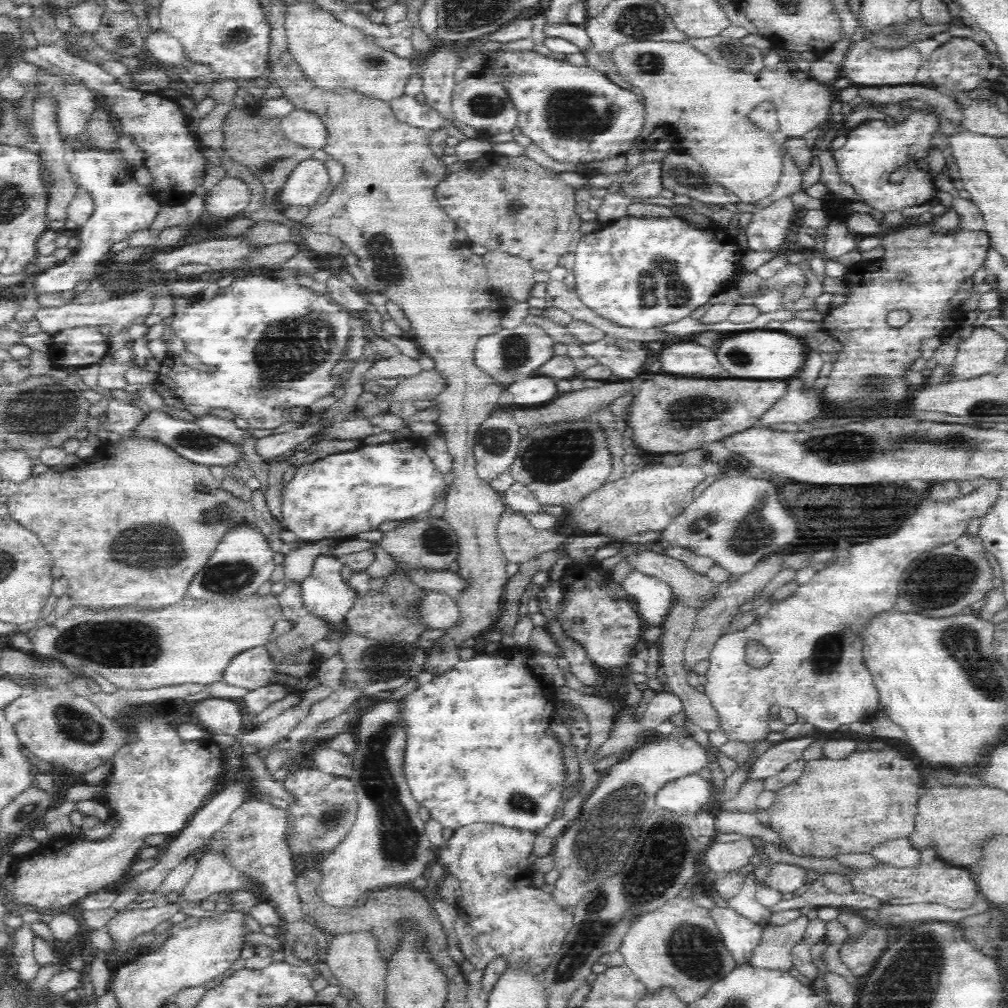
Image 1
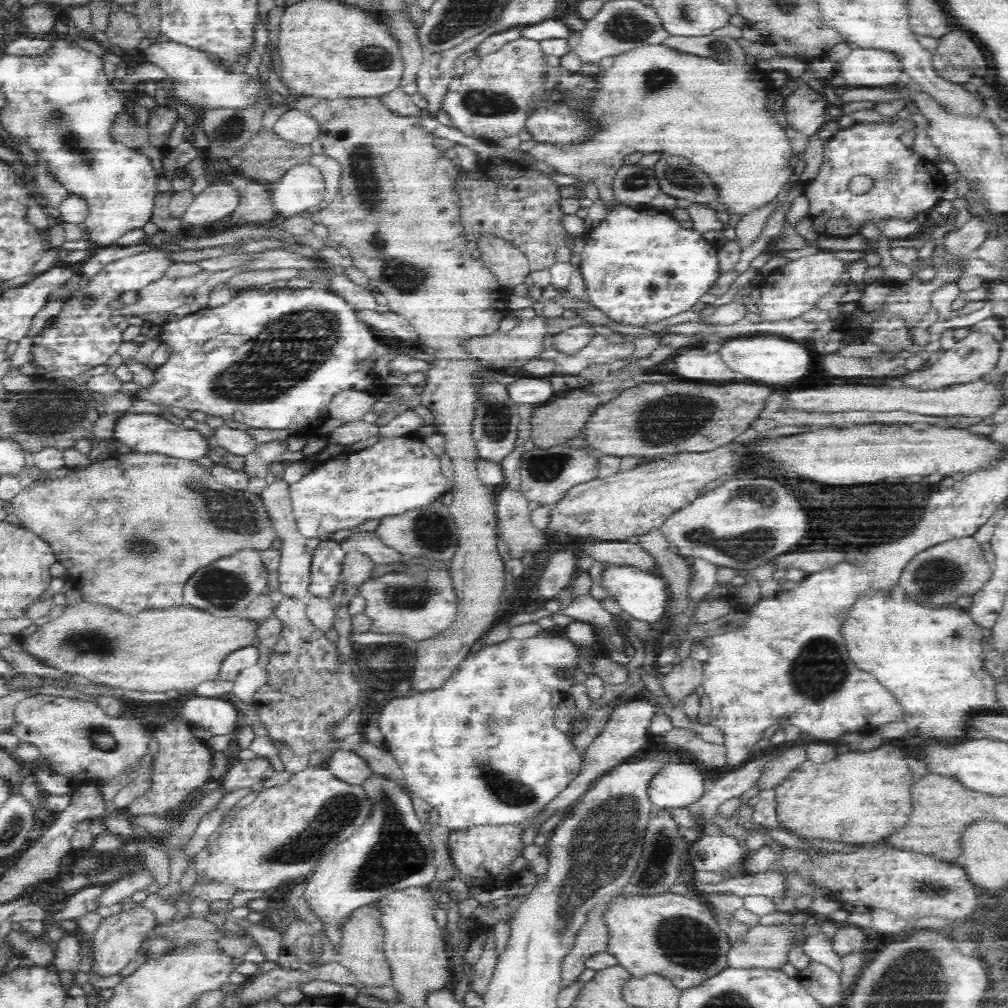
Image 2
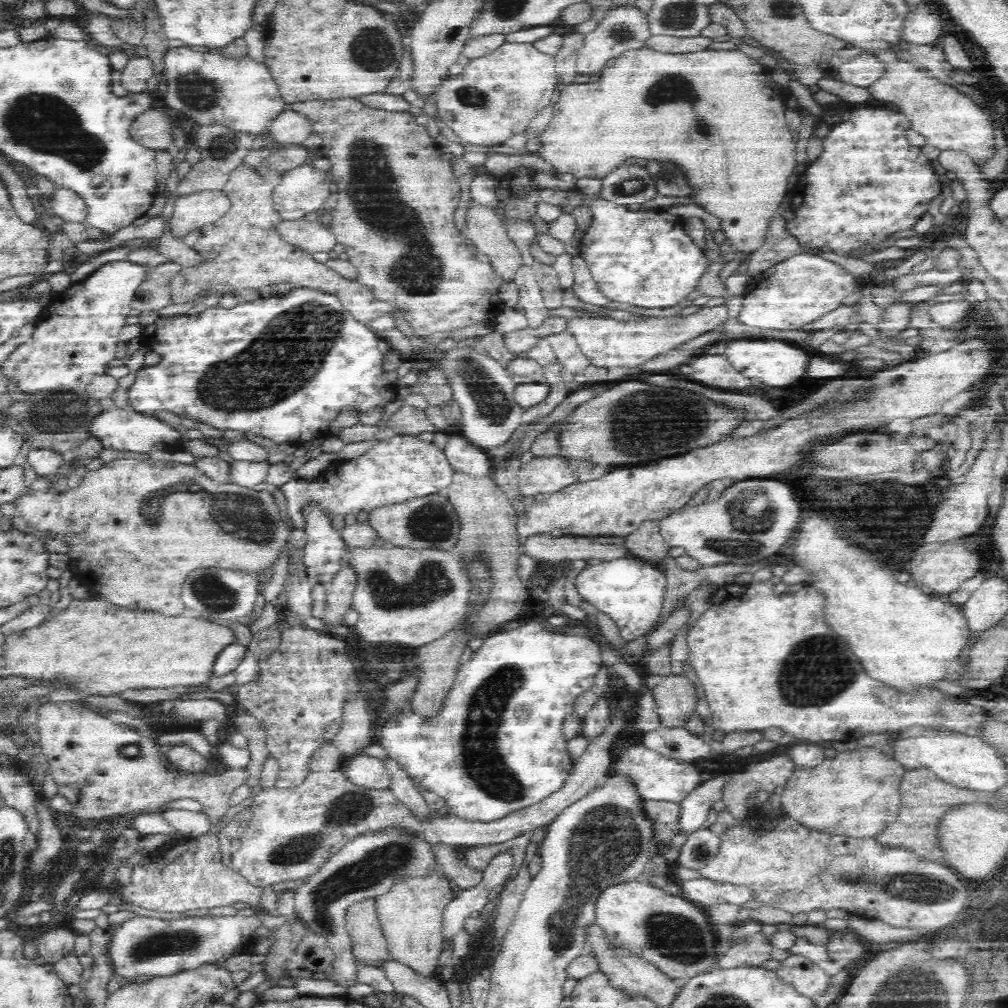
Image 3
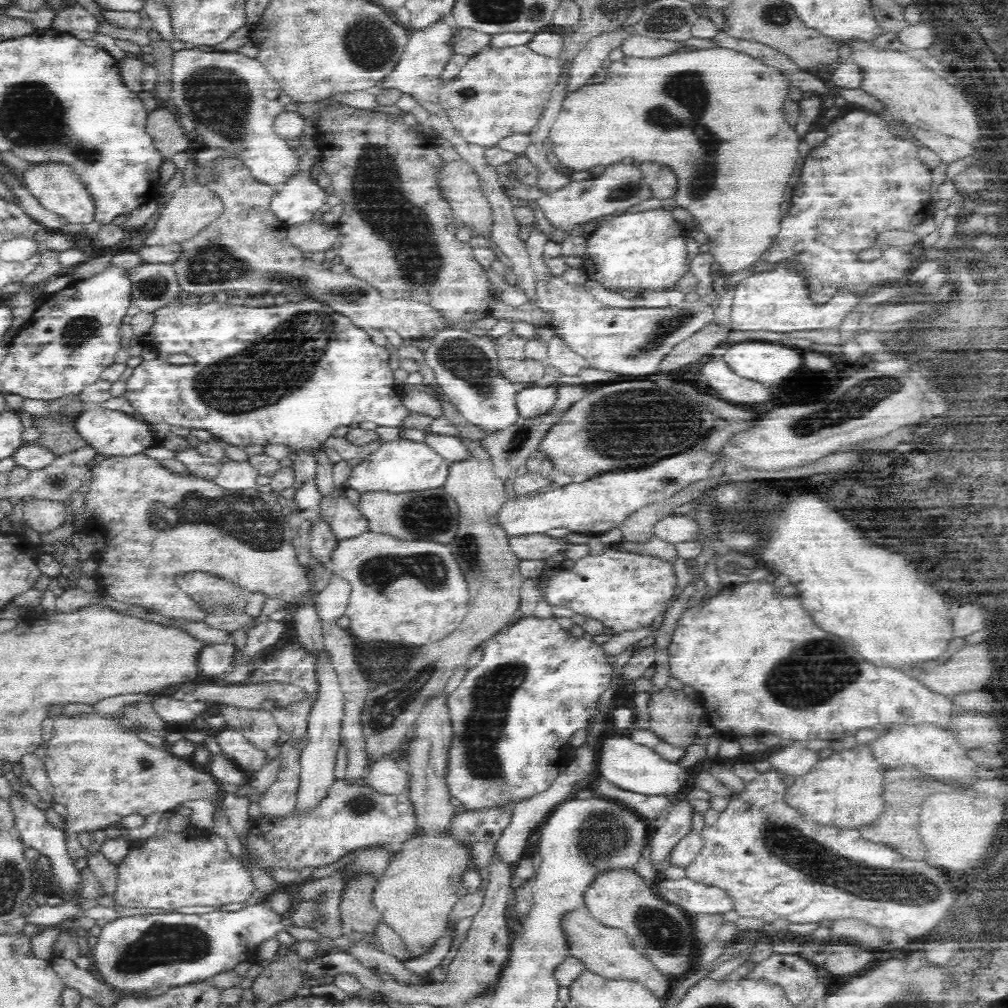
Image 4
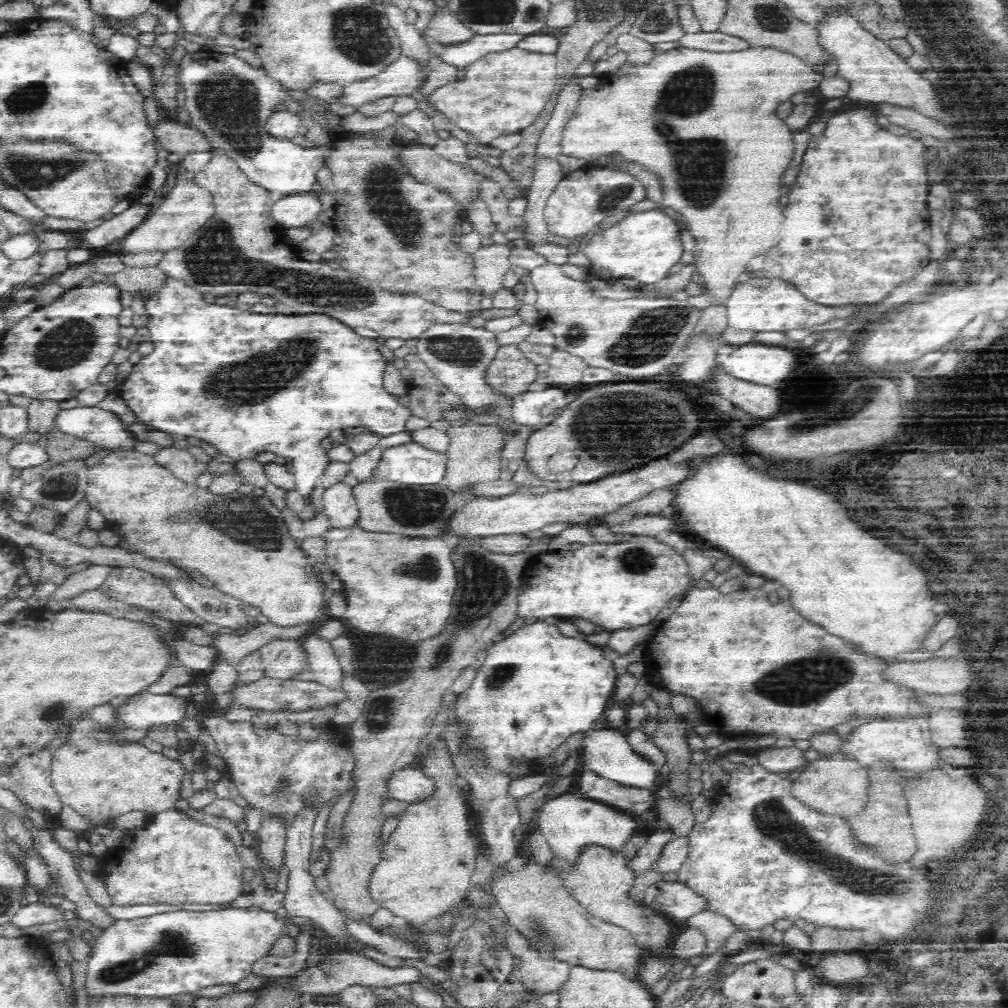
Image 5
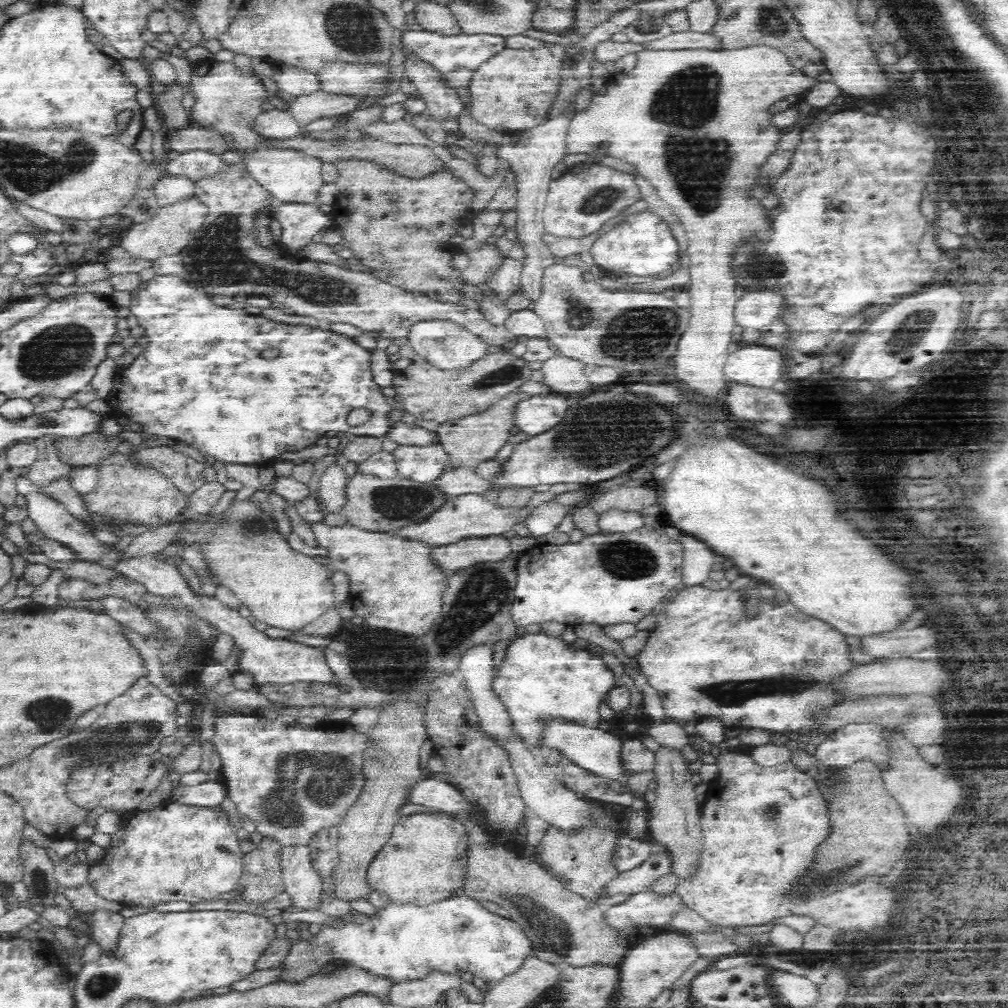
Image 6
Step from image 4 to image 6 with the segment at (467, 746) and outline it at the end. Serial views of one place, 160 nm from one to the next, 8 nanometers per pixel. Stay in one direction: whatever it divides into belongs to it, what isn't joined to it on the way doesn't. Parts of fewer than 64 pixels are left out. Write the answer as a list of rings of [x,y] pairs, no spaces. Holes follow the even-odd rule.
[[[536,630],[520,632],[520,637],[513,640],[507,648],[505,658],[498,670],[494,672],[492,687],[504,701],[506,709],[512,715],[514,731],[518,731],[526,741],[541,747],[541,720],[548,715],[564,718],[582,726],[597,728],[602,721],[599,716],[600,703],[607,692],[614,688],[614,672],[597,655],[587,648],[578,650],[560,638],[550,638]]]

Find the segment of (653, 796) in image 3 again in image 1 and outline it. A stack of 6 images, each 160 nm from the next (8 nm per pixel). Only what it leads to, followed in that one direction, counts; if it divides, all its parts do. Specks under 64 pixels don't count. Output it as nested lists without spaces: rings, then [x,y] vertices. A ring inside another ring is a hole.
[[[699,773],[684,775],[665,782],[656,791],[655,802],[658,809],[668,810],[668,813],[694,816],[713,800],[711,787],[711,782],[702,778]]]

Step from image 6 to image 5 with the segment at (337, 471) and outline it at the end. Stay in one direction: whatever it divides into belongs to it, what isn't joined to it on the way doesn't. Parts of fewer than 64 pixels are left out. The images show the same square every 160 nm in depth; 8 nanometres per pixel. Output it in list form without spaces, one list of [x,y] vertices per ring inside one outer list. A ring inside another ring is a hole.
[[[343,480],[323,492],[323,512],[330,527],[351,527],[357,524],[357,504],[353,488]]]

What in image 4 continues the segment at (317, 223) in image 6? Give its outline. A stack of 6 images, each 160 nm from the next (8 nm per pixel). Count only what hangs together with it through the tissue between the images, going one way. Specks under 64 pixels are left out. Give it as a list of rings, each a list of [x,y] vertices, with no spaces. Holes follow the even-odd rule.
[[[318,148],[309,149],[300,158],[300,174],[275,193],[270,203],[272,214],[286,226],[306,224],[318,217],[320,207],[327,202],[329,191],[318,185],[310,172],[314,168]]]

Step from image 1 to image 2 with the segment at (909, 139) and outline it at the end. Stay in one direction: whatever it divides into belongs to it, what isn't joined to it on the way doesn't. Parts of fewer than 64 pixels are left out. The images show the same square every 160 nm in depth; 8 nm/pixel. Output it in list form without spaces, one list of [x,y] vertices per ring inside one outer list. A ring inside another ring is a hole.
[[[898,120],[892,126],[882,122],[854,124],[846,130],[838,130],[832,140],[826,142],[822,168],[802,185],[803,195],[809,204],[807,218],[816,234],[844,240],[859,234],[866,224],[877,224],[892,218],[910,222],[916,214],[933,209],[938,204],[946,190],[945,175],[935,163],[912,152],[900,140],[902,132],[915,127],[912,120]],[[860,174],[870,176],[874,180],[874,188],[854,196],[848,190],[848,182]]]

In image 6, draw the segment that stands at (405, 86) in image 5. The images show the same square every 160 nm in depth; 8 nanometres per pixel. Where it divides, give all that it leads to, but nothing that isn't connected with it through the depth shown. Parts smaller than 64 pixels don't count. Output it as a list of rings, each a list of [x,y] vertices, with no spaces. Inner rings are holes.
[[[314,91],[310,94],[296,96],[294,100],[286,101],[286,112],[298,123],[298,126],[308,126],[314,120],[326,117],[340,117],[356,109],[366,106],[351,96],[343,94],[326,94]]]

